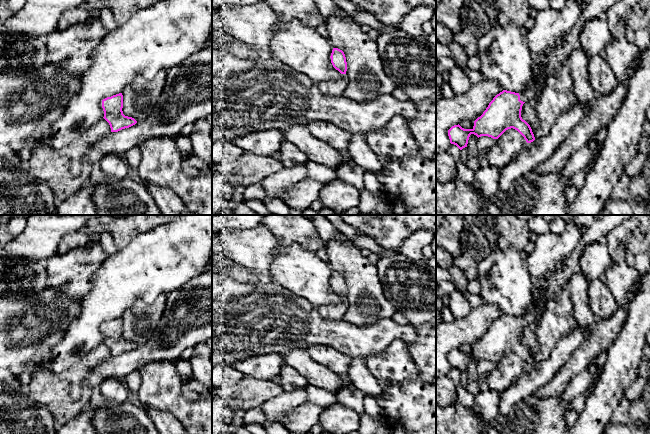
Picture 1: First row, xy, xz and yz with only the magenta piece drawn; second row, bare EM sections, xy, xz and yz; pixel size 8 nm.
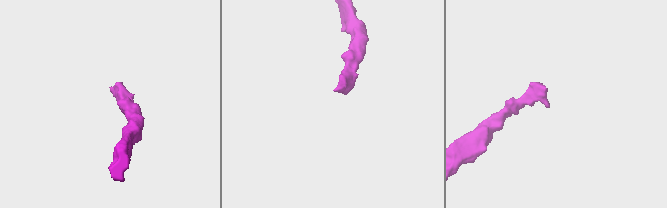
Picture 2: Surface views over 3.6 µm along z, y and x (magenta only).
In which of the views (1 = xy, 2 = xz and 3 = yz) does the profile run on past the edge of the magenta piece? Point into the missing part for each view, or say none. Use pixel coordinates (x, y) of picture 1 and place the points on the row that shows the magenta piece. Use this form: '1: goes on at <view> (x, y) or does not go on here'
1: does not go on here
2: goes on at xz (331, 88)
3: goes on at yz (543, 67)

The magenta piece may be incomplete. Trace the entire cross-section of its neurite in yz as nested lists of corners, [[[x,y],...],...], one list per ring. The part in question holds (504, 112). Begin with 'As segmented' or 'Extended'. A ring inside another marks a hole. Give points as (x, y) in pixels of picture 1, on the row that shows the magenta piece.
Extended. [[[576,0],[584,5],[580,19],[565,34],[564,39],[547,50],[540,58],[533,61],[532,72],[534,83],[521,92],[503,90],[489,103],[483,114],[474,121],[472,129],[464,129],[459,124],[448,130],[450,143],[460,150],[467,147],[471,134],[478,138],[488,136],[498,139],[506,130],[517,130],[531,143],[535,140],[530,125],[522,119],[521,110],[525,102],[541,93],[546,79],[569,58],[573,50],[580,47],[579,36],[583,25],[592,19],[607,15],[610,7],[620,0]]]

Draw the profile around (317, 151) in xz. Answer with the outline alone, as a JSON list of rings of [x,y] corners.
[[[304,125],[292,126],[284,130],[284,139],[293,143],[309,161],[334,170],[351,159],[347,149],[337,150],[329,146],[326,142],[313,137]]]

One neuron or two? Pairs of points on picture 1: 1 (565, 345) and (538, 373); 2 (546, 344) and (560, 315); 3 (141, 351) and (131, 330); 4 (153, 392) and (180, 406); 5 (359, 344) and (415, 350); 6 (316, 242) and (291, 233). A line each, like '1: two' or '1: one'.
1: one
2: one
3: two
4: one
5: two
6: one

